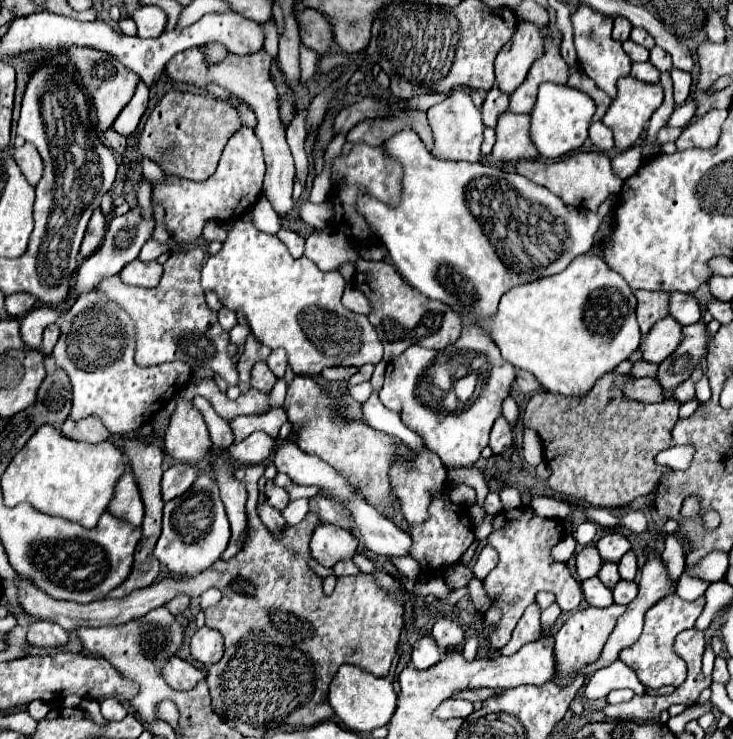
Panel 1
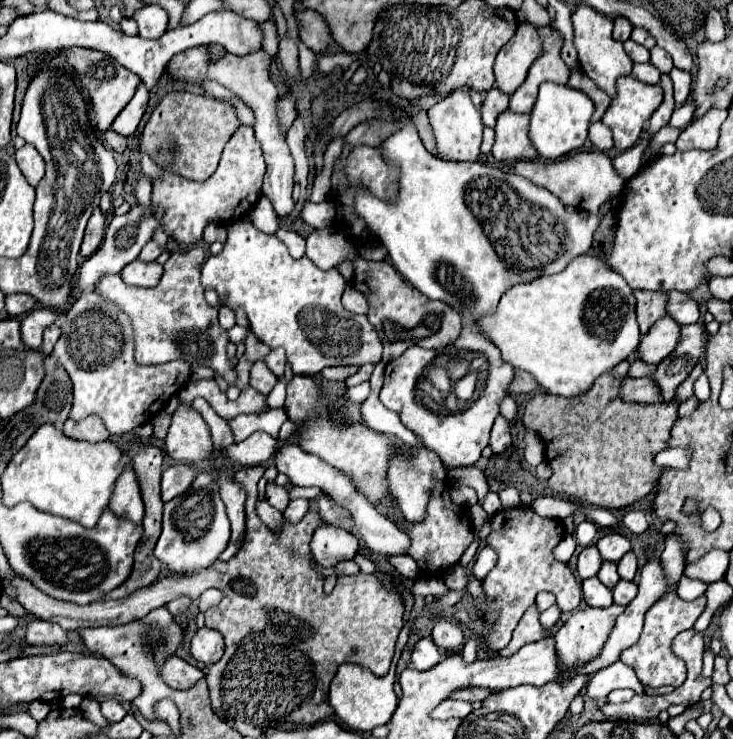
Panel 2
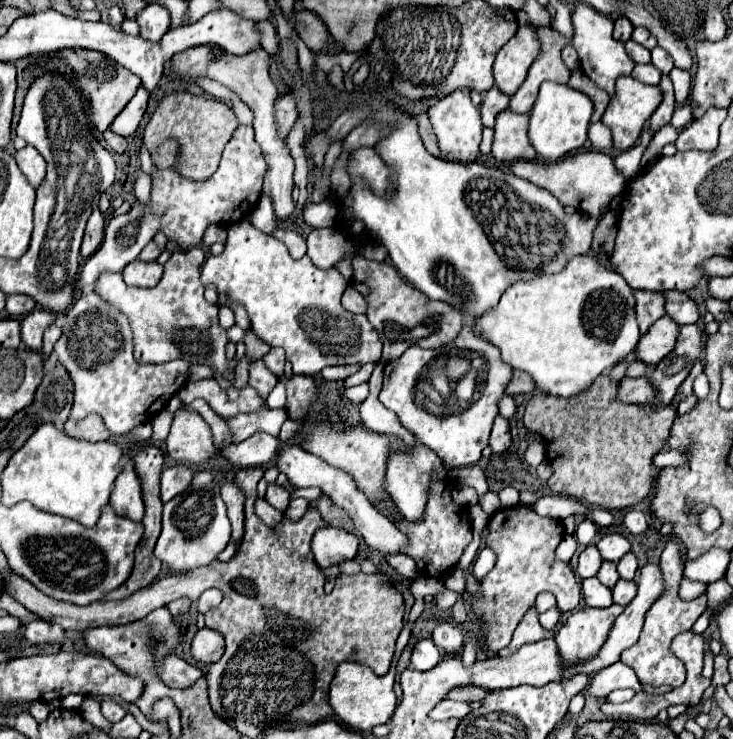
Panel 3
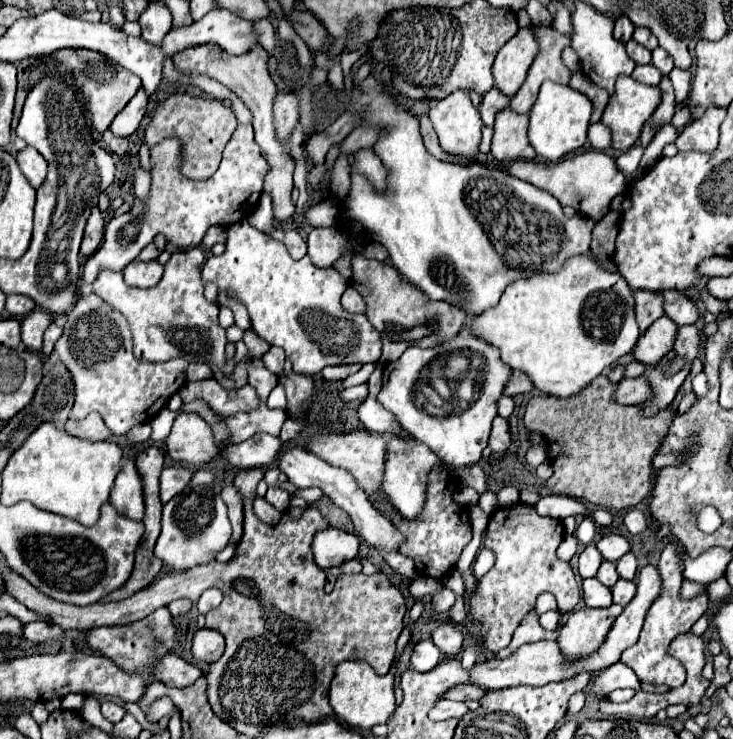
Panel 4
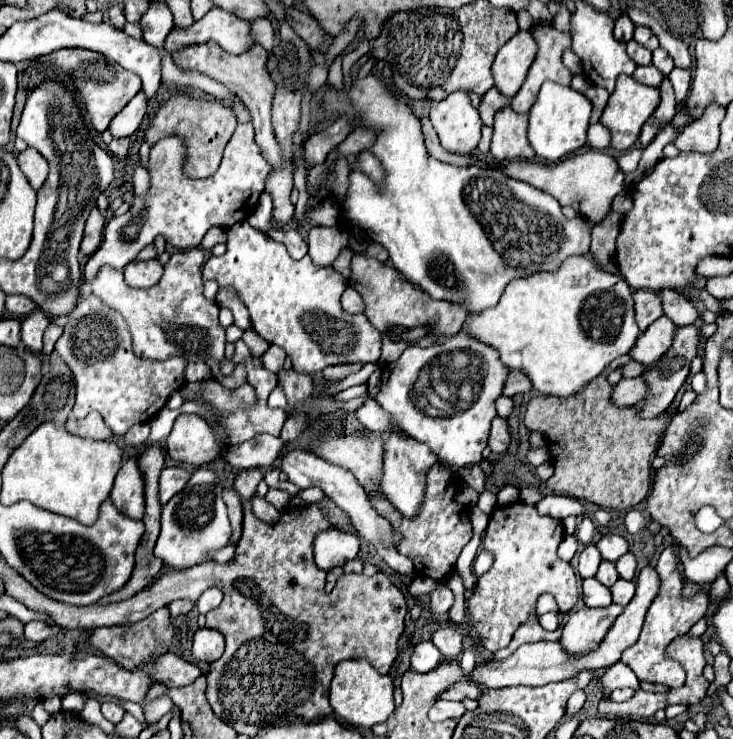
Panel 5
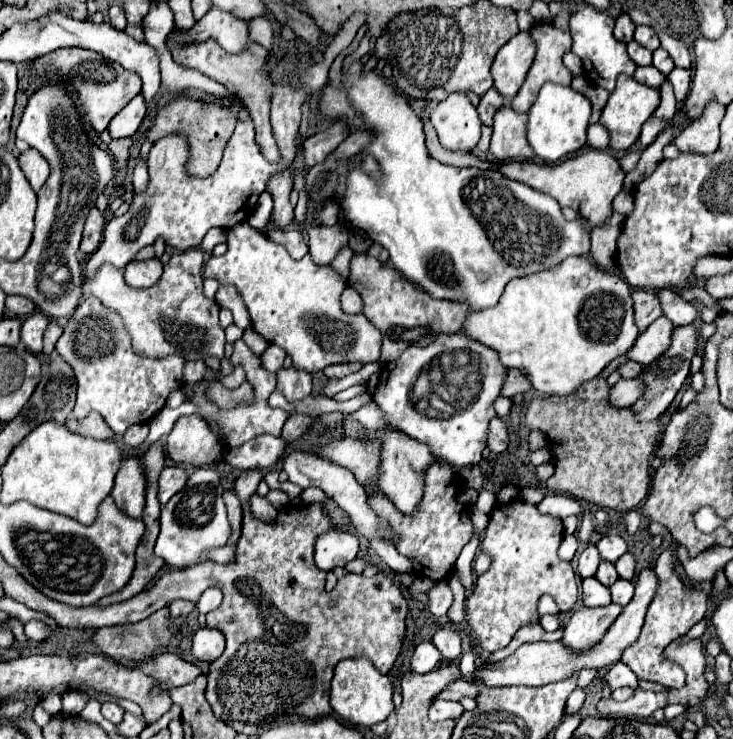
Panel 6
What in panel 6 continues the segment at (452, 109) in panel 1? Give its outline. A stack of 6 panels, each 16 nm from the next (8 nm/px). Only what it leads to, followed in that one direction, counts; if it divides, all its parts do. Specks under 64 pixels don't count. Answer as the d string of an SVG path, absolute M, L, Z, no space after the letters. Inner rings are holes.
M454 92L444 102L436 104L430 114L432 126L438 132L440 144L446 150L472 152L480 140L480 118L466 94Z

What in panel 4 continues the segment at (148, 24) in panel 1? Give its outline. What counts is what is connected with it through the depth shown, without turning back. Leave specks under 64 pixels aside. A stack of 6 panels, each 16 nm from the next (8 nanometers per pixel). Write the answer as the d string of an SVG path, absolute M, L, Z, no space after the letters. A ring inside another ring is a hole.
M152 2L146 12L142 12L138 24L142 26L142 38L150 44L160 46L168 30L172 28L172 14L166 8L166 4Z

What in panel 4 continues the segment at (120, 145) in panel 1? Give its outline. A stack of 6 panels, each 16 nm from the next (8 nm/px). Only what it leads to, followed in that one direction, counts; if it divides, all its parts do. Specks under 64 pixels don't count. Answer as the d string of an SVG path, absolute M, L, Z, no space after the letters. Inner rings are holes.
M108 130L104 132L104 142L108 146L110 152L118 154L118 156L126 156L128 154L128 138L118 138L114 134L110 134Z

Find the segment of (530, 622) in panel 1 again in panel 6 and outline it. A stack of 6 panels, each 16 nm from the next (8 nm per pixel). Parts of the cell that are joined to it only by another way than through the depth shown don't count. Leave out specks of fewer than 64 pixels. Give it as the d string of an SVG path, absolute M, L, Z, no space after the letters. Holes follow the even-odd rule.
M528 624L528 626L524 626L524 628L520 628L520 630L516 632L516 636L512 638L512 642L510 642L506 648L490 654L490 658L486 660L486 664L484 664L482 668L486 668L488 664L496 664L496 662L504 660L506 656L510 656L510 654L512 654L518 646L522 646L524 642L556 642L558 638L562 638L562 635L562 627L558 629L558 632L552 632L552 634L550 634L550 632L542 630L540 624Z

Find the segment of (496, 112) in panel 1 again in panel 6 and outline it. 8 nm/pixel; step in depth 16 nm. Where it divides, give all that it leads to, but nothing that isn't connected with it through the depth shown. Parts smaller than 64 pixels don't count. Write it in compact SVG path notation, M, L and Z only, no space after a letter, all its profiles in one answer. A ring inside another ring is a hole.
M490 88L482 98L480 98L480 104L478 104L478 114L480 114L480 120L482 124L486 126L492 126L492 116L498 108L502 108L508 100L504 96L500 96L500 92L496 88Z

